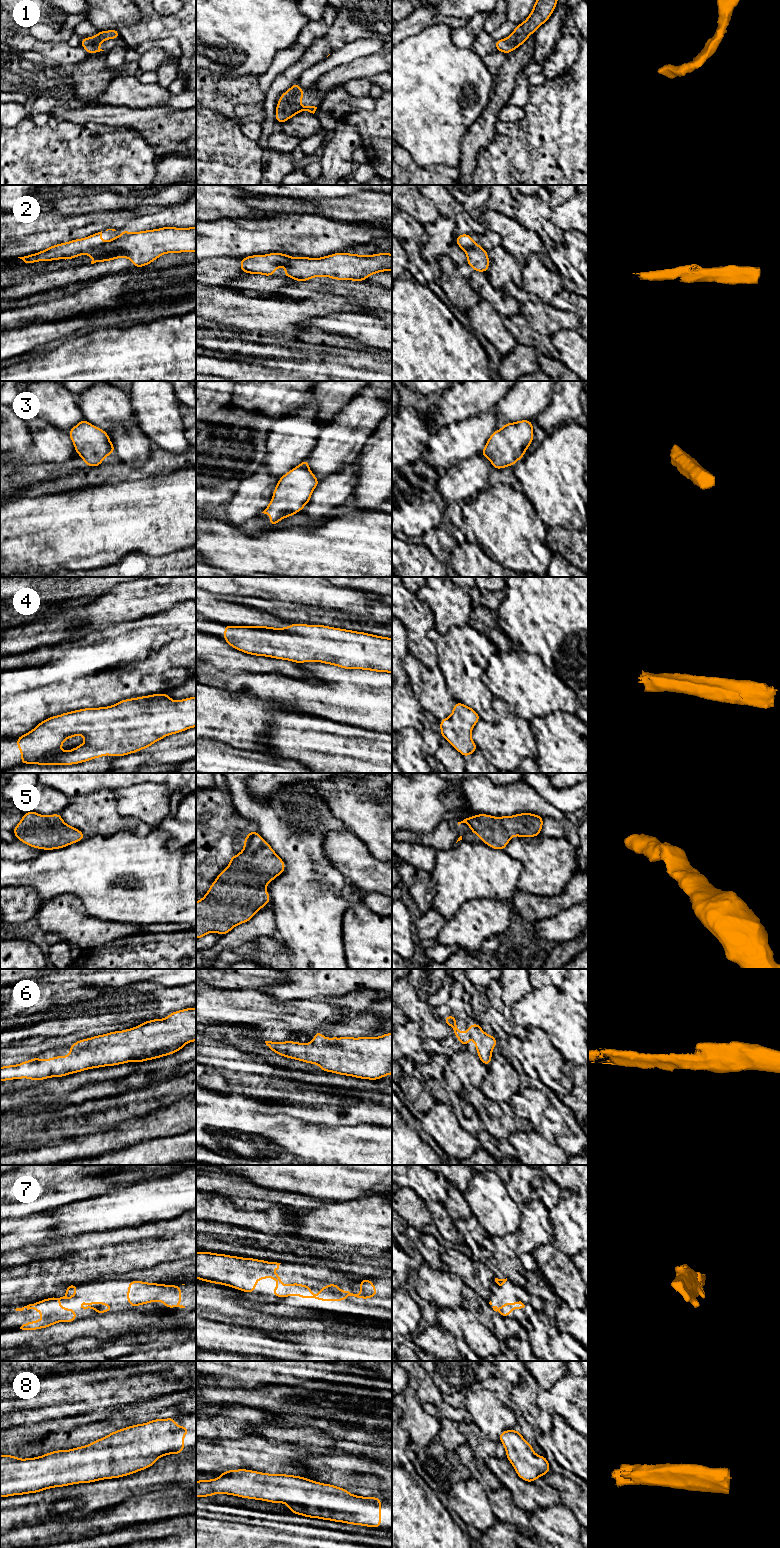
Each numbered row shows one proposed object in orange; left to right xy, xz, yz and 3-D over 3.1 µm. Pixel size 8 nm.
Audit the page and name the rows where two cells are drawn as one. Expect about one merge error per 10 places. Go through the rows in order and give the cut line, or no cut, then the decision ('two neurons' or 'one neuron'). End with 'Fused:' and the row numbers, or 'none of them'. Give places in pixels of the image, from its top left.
1: no cut | one neuron
2: no cut | one neuron
3: no cut | one neuron
4: no cut | one neuron
5: no cut | one neuron
6: no cut | one neuron
7: no cut | one neuron
8: no cut | one neuron
Fused: none of them

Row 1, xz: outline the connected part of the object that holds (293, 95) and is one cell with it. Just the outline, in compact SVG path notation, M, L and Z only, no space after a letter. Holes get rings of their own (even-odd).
M295 82L290 89L284 92L276 105L275 119L280 124L292 118L301 111L308 111L315 113L317 107L315 106L301 106L298 103L303 100L304 89L300 88L298 83Z

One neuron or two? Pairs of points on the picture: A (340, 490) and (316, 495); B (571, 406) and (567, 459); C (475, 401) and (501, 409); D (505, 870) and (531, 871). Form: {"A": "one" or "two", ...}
{"A": "one", "B": "two", "C": "two", "D": "two"}

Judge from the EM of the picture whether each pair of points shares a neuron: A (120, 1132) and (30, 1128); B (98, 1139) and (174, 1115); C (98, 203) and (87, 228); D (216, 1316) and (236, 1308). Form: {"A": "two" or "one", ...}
{"A": "two", "B": "one", "C": "two", "D": "one"}

